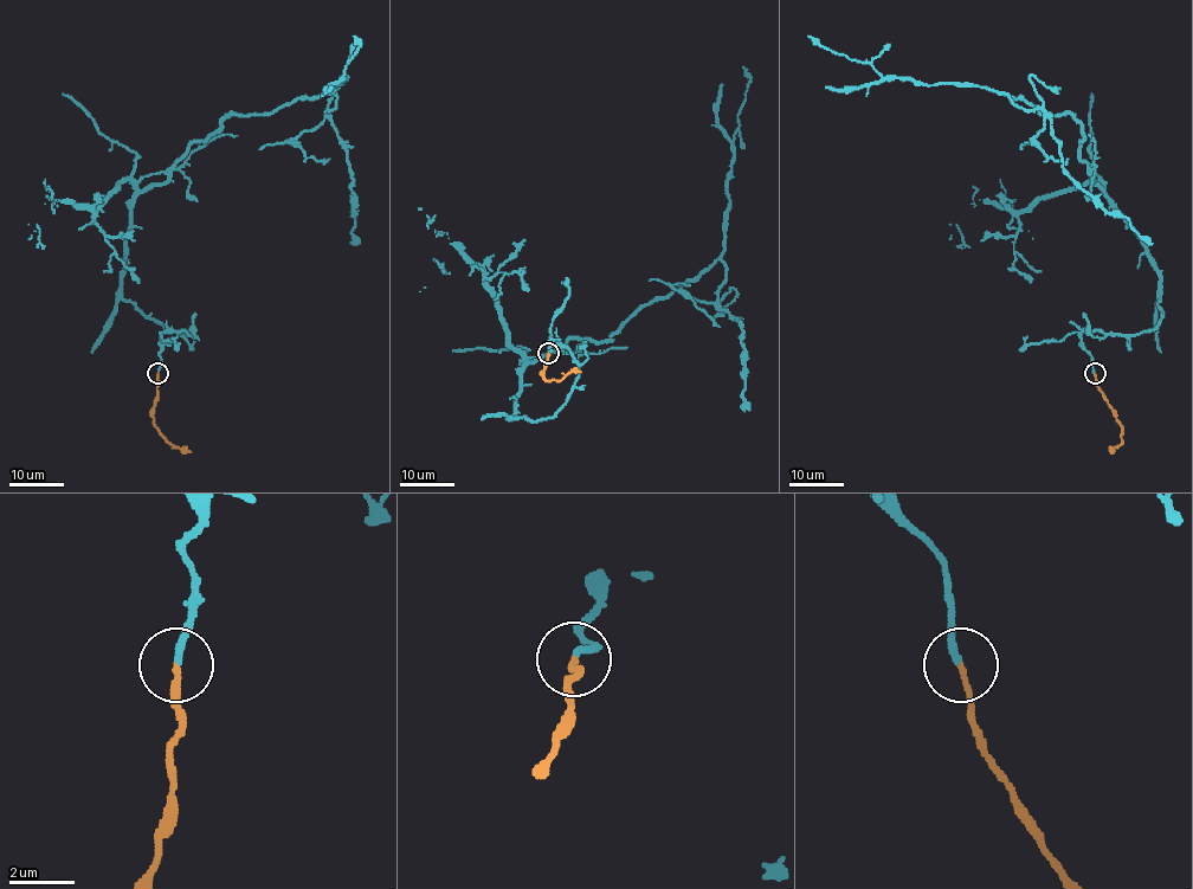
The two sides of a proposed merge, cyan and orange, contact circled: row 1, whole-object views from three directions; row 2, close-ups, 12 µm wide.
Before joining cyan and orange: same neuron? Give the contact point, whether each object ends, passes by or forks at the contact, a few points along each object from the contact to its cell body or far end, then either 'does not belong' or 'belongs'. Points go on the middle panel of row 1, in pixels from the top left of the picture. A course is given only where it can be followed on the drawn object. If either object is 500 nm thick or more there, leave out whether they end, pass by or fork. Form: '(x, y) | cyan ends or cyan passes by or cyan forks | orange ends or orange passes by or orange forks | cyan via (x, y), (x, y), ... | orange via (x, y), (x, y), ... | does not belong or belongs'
(548, 353) | cyan ends | orange ends | cyan via (548, 353), (559, 340), (578, 365), (569, 397), (511, 418), (530, 362), (608, 342), (717, 259), (749, 410) | orange via (548, 353), (542, 373), (547, 380), (581, 372) | belongs

